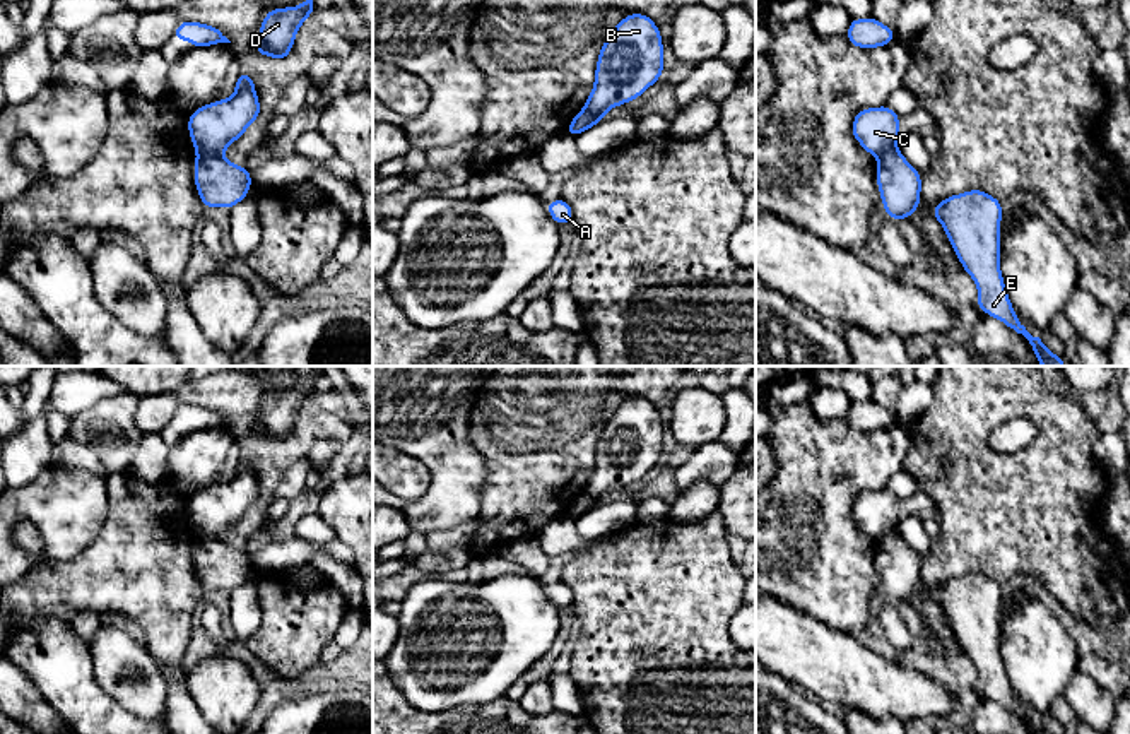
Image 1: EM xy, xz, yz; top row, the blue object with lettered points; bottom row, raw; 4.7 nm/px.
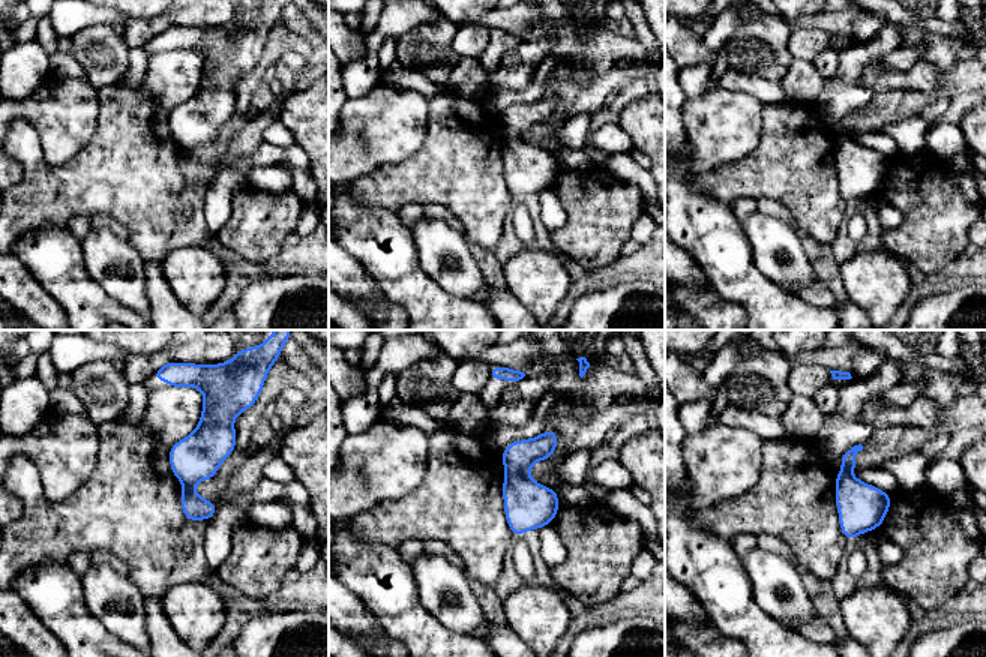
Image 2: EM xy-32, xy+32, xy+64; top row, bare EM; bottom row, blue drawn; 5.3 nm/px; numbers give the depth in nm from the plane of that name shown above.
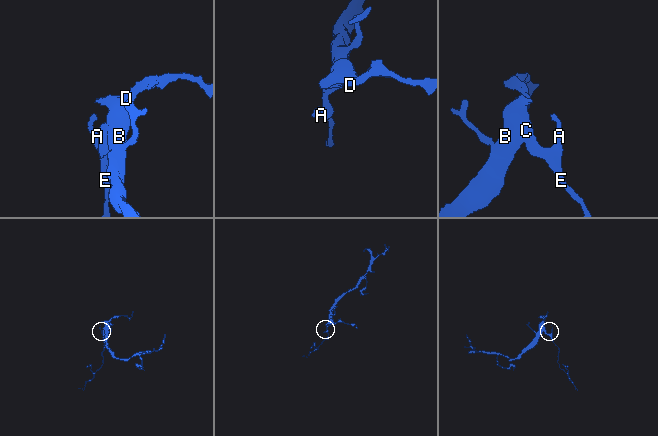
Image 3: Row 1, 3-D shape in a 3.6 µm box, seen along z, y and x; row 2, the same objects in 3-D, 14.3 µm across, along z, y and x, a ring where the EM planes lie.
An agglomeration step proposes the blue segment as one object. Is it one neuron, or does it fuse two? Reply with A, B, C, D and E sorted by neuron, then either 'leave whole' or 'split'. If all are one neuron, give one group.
A E / B C D | split

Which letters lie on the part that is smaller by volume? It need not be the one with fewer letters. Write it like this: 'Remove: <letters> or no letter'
Remove: A, E

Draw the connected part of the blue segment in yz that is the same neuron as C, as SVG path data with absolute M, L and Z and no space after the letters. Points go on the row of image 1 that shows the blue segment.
M887 104L860 110L853 118L851 133L867 152L879 159L899 142L899 115Z

